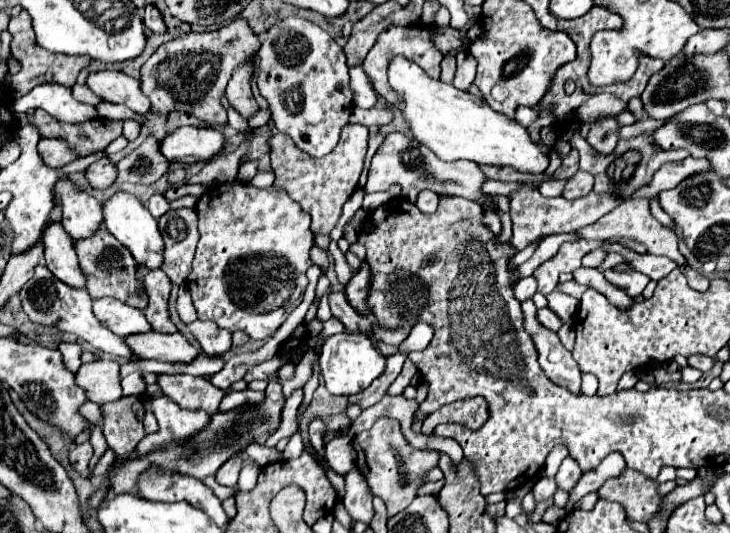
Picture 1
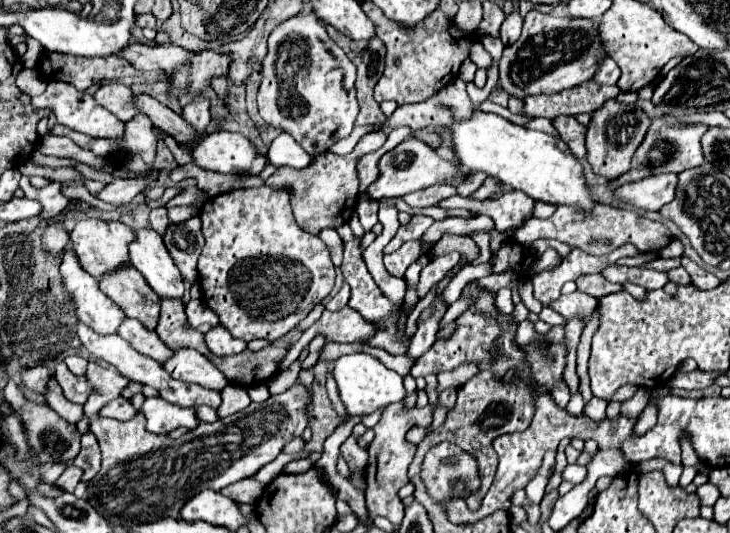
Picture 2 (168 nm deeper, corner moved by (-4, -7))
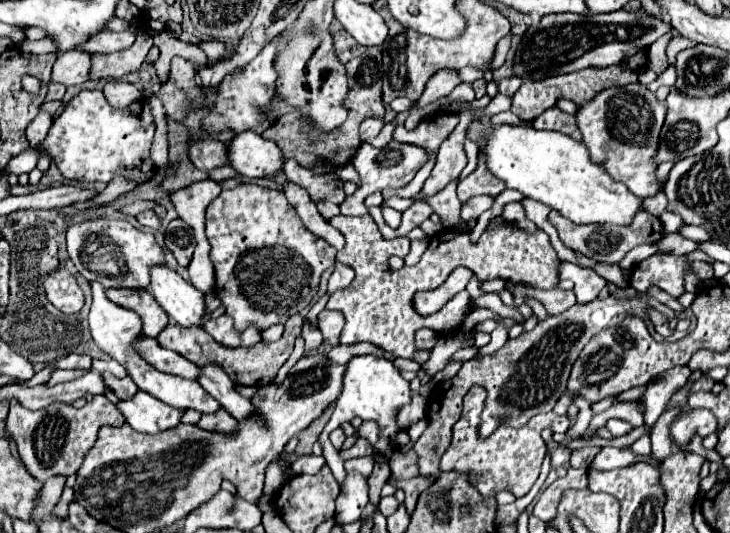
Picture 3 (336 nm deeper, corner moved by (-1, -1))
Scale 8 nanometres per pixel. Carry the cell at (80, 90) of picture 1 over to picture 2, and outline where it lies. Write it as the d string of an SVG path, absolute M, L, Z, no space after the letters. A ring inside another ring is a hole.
M103 84L95 94L95 102L103 108L107 108L111 114L115 114L119 120L127 122L131 120L137 110L131 106L131 88L123 86L123 84Z

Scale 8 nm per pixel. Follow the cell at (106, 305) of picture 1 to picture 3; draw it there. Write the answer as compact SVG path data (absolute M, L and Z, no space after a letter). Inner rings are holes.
M146 336L140 338L140 342L136 342L136 348L140 350L142 358L148 360L160 372L180 376L180 378L190 378L190 380L198 380L200 376L200 370L192 362L180 358L180 354L172 350L164 350L154 338L146 338Z

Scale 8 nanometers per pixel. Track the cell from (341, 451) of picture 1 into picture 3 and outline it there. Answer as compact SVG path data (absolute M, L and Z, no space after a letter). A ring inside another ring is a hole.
M364 456L364 458L346 460L344 466L346 466L346 470L360 470L364 476L370 476L370 472L372 472L372 468L374 468L374 456Z

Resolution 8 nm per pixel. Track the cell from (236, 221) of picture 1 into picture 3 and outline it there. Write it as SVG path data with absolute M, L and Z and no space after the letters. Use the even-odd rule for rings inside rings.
M238 184L232 190L222 190L222 194L208 204L206 236L212 244L210 260L216 270L214 292L222 300L226 314L234 318L236 330L244 330L248 324L266 330L272 324L284 324L292 314L300 314L316 296L322 272L336 262L336 248L304 228L294 206L282 192L256 184Z

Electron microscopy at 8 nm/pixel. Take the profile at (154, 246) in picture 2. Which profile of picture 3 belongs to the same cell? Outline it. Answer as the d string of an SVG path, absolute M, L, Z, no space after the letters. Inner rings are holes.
M168 266L152 268L150 294L164 308L170 320L184 328L202 328L208 318L204 294L182 280L178 272Z

